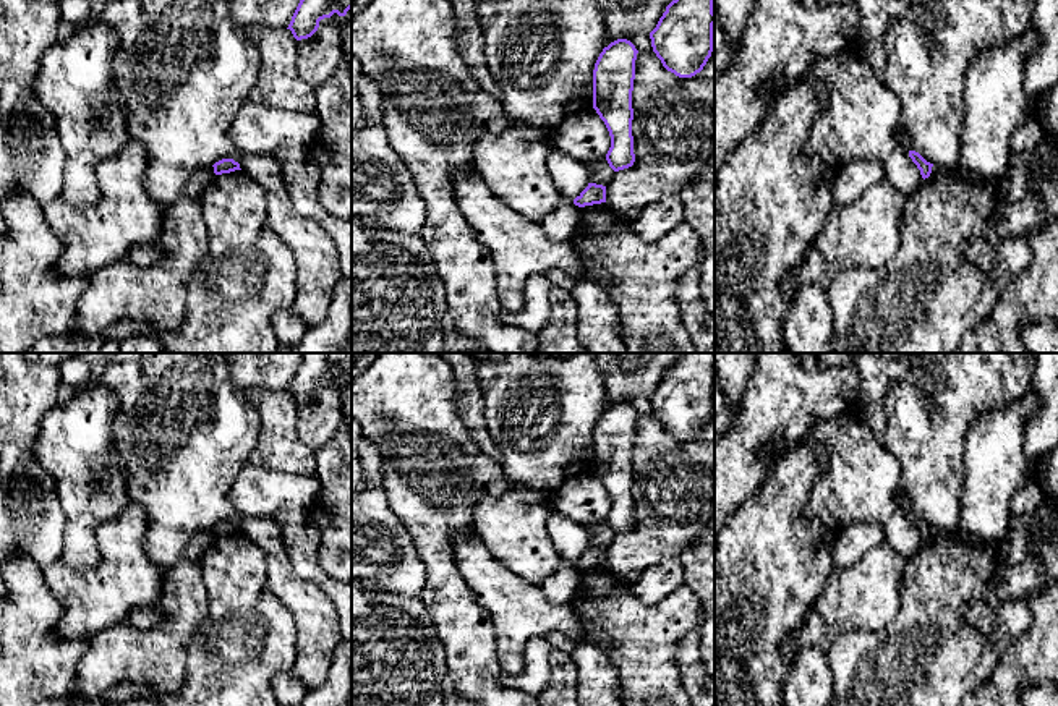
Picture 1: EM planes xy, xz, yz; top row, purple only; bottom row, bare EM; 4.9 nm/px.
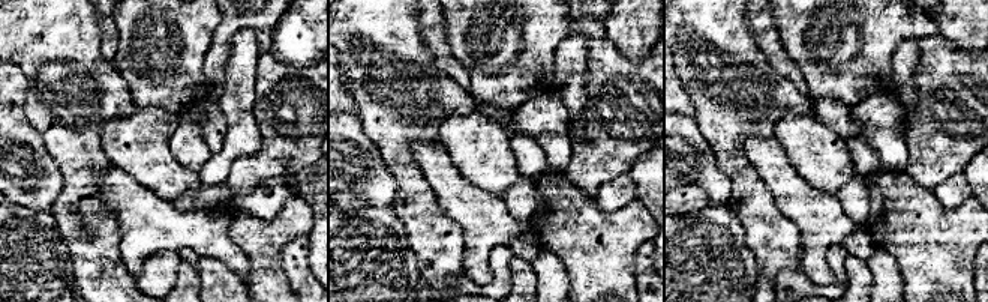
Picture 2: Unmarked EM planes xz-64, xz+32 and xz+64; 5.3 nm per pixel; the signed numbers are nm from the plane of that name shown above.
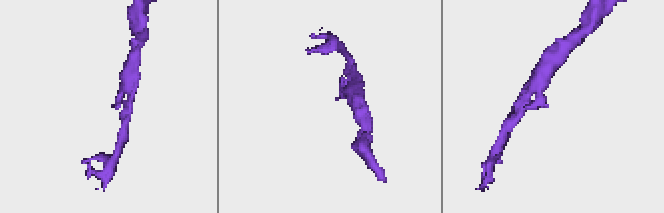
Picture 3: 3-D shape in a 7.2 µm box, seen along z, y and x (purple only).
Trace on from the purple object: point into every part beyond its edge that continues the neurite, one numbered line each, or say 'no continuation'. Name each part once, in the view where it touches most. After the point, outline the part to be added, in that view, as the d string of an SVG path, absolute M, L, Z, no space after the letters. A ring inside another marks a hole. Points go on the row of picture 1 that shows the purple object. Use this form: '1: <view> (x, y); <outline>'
no continuation

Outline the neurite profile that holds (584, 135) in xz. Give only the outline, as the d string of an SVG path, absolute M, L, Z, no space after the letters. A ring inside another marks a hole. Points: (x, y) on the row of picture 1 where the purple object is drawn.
M593 107L582 110L548 131L548 142L583 164L606 157L611 136Z

